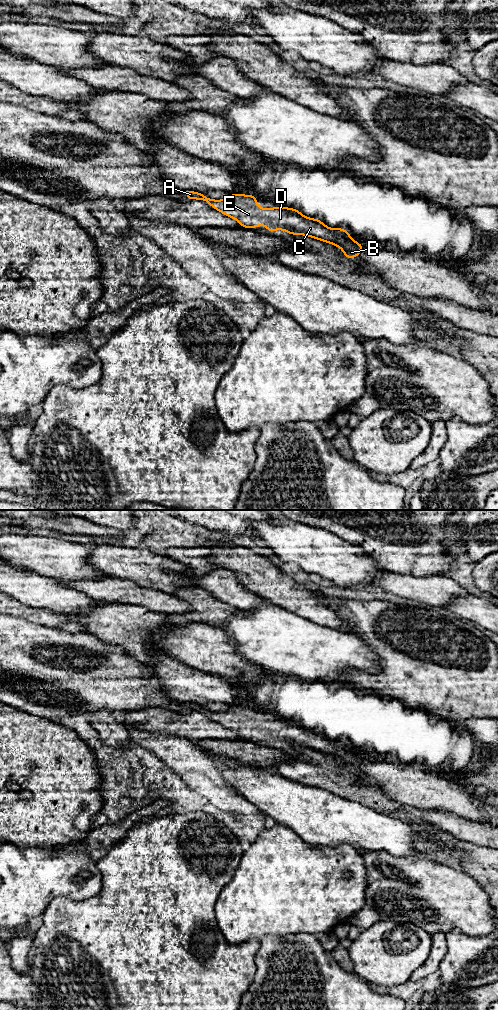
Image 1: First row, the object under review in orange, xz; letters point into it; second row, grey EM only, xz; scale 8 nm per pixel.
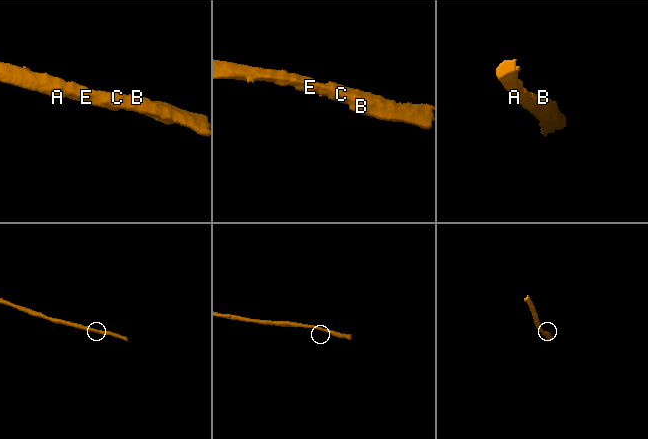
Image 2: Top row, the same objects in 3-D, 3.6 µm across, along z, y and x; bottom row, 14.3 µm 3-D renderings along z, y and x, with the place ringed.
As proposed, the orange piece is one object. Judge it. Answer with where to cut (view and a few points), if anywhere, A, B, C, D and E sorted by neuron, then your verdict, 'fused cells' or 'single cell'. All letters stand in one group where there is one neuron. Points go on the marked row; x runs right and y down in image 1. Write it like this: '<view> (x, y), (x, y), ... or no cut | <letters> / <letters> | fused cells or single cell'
no cut | A B C D E | single cell

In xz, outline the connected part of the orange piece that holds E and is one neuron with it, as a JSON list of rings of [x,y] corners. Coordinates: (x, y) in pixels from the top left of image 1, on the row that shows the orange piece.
[[[184,191],[189,199],[206,201],[224,215],[236,219],[241,227],[249,229],[266,225],[270,234],[275,229],[287,231],[292,236],[300,234],[331,243],[344,251],[344,257],[354,259],[365,247],[349,236],[345,229],[332,229],[319,219],[307,218],[298,209],[287,207],[259,208],[257,197],[231,193],[225,200],[213,200],[196,191]]]

